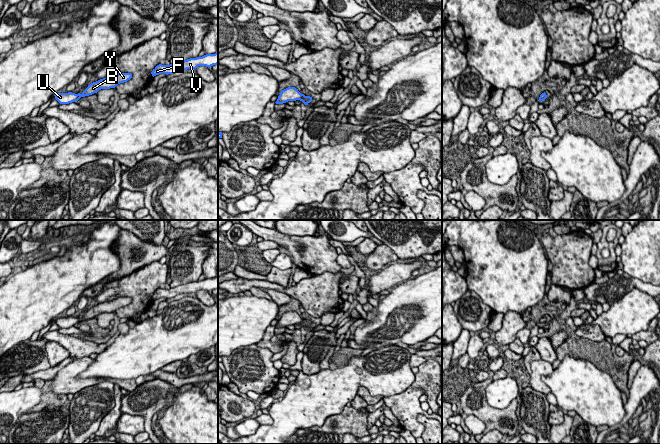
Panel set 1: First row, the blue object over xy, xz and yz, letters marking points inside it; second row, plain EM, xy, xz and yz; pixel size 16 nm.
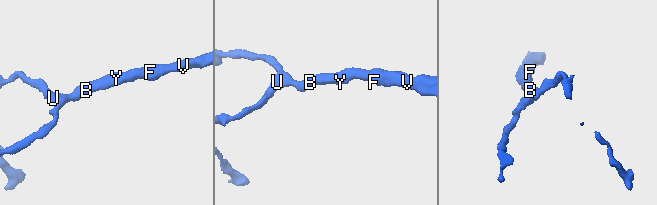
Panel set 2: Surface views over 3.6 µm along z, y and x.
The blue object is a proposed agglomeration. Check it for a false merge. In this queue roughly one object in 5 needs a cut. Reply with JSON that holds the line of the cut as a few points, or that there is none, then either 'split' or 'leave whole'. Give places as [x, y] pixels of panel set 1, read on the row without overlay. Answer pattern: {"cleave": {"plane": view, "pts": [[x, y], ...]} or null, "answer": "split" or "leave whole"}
{"cleave": null, "answer": "leave whole"}

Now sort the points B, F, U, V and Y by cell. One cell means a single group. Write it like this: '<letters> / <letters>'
B F U V Y

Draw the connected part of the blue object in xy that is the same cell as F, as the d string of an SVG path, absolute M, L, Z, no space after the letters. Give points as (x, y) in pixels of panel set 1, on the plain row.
M218 276L215 278L206 278L202 281L190 282L170 289L157 289L151 296L152 300L164 297L173 298L179 294L196 293L198 290L211 291L218 288Z

